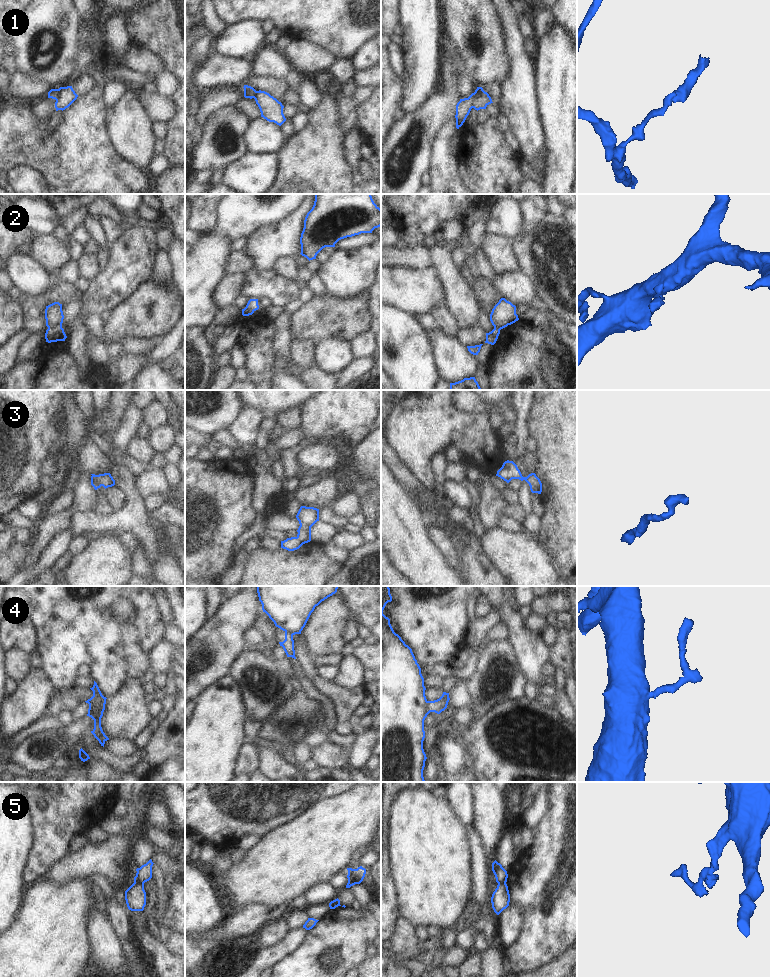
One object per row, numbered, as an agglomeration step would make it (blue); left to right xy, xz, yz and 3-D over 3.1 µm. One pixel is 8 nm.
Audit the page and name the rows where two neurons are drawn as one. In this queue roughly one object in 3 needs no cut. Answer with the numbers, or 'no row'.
1, 2, 4, 5

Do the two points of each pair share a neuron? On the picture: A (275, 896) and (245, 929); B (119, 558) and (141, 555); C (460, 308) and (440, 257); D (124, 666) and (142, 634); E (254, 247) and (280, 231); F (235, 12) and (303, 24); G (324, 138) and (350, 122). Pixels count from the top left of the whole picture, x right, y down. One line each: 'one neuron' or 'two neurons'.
A: two neurons
B: two neurons
C: one neuron
D: one neuron
E: one neuron
F: one neuron
G: two neurons

